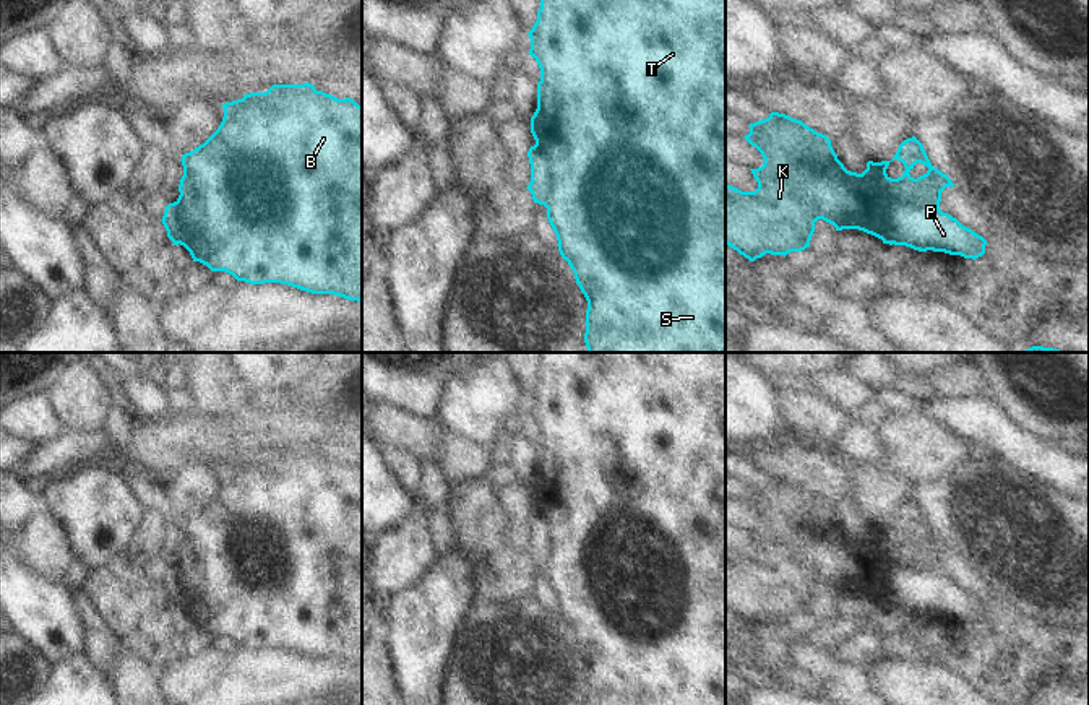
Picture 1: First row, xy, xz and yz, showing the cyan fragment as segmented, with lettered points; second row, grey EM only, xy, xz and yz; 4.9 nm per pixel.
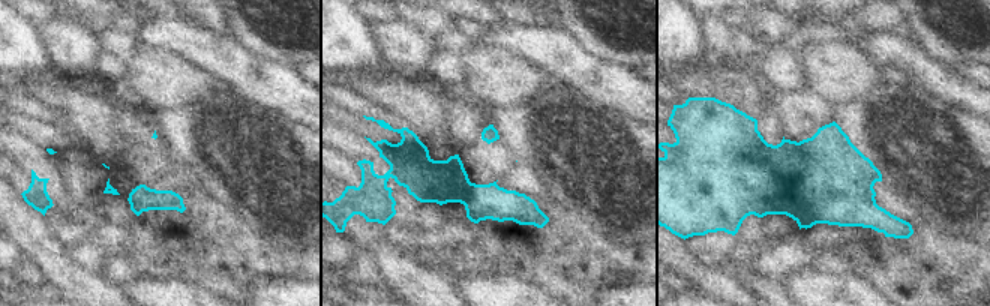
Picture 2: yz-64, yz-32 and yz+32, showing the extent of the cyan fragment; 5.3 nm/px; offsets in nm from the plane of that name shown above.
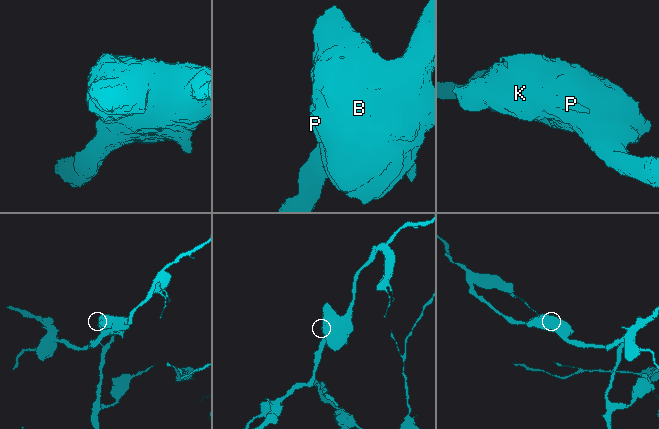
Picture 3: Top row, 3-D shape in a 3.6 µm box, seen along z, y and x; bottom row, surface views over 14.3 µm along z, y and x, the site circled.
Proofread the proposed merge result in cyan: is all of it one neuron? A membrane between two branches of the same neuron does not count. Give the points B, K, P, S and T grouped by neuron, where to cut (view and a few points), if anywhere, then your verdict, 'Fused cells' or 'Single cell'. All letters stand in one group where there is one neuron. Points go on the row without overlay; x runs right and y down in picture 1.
Groups: B K S T / P. Split along yz (940, 574), (896, 567), (888, 587), (891, 606). Fused cells.

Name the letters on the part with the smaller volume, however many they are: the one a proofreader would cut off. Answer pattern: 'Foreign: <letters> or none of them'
Foreign: P

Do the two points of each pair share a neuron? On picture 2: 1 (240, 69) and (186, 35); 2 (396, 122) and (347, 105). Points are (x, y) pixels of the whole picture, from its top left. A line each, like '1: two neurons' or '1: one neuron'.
1: one neuron
2: one neuron

